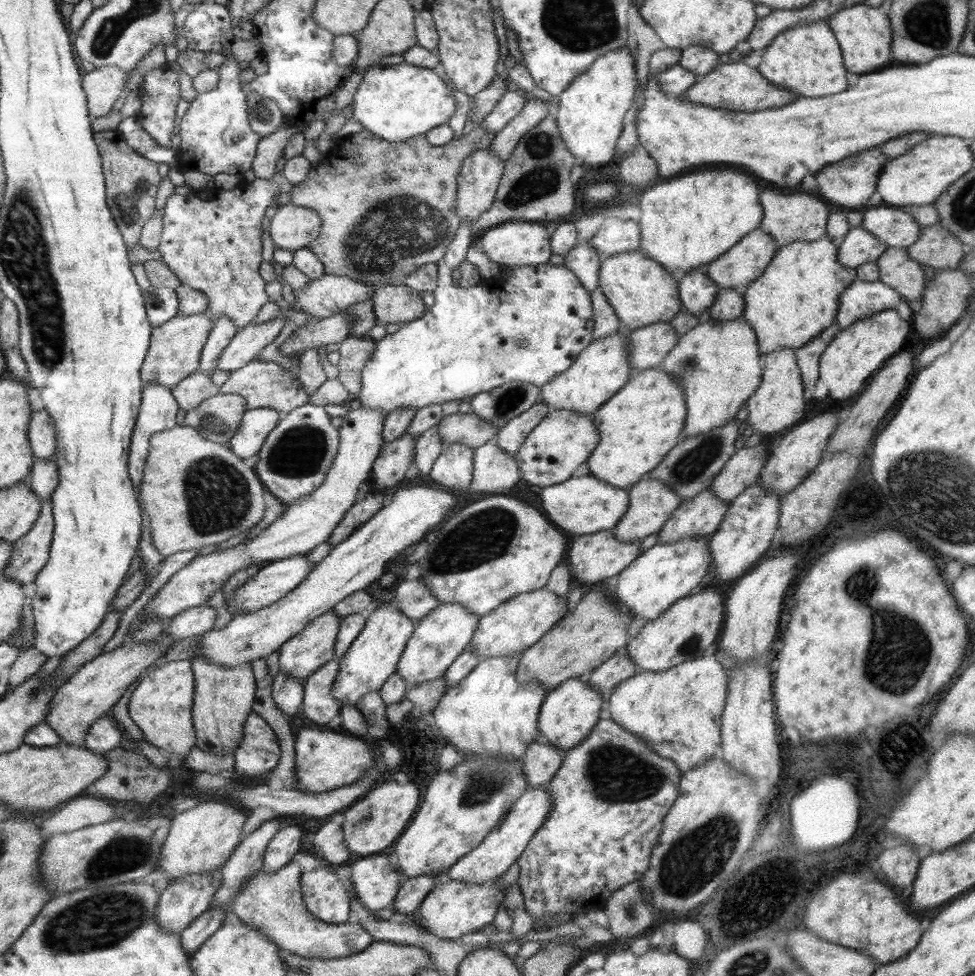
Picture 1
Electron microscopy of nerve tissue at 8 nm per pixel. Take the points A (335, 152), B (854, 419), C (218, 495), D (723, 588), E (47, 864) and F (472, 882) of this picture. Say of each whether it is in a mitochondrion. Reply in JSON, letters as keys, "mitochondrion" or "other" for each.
{"A":"other","B":"other","C":"mitochondrion","D":"other","E":"other","F":"other"}

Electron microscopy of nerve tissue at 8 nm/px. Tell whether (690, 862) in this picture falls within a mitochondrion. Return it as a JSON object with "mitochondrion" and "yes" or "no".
{"mitochondrion":"yes"}

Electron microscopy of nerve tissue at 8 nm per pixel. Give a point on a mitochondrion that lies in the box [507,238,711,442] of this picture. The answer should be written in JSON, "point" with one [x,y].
{"point":[690,363]}

